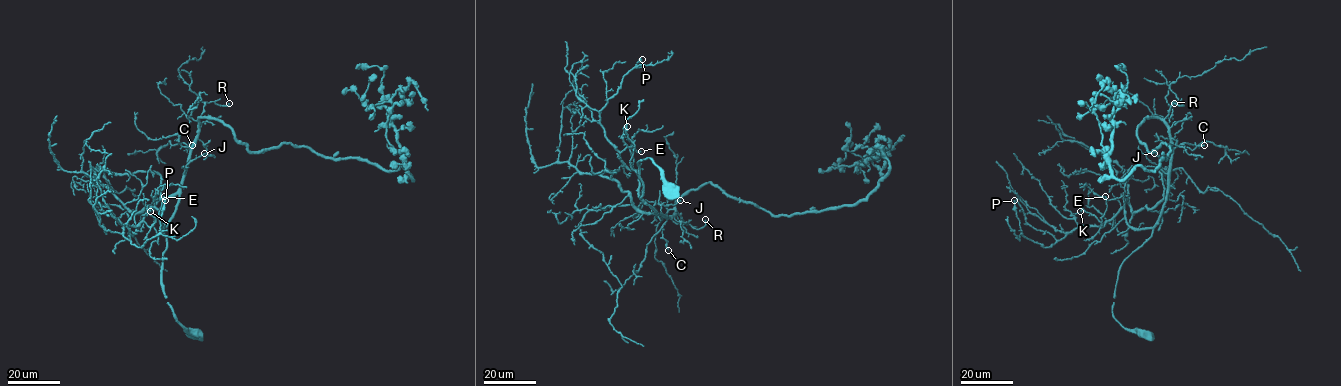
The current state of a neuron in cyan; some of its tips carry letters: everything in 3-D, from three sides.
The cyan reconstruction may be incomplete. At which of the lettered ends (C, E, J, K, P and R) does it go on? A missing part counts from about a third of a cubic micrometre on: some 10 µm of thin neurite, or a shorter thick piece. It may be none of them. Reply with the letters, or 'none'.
R

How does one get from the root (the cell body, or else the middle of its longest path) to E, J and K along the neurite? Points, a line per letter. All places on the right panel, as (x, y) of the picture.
E: (1145, 333), (1126, 330), (1112, 305), (1120, 266), (1152, 229), (1132, 228), (1124, 207), (1101, 226), (1105, 196)
J: (1145, 333), (1126, 330), (1114, 317), (1112, 305), (1120, 266), (1150, 236), (1165, 201), (1167, 175), (1154, 153)
K: (1145, 333), (1126, 330), (1112, 305), (1120, 266), (1152, 229), (1132, 228), (1124, 207), (1103, 226), (1080, 211)

